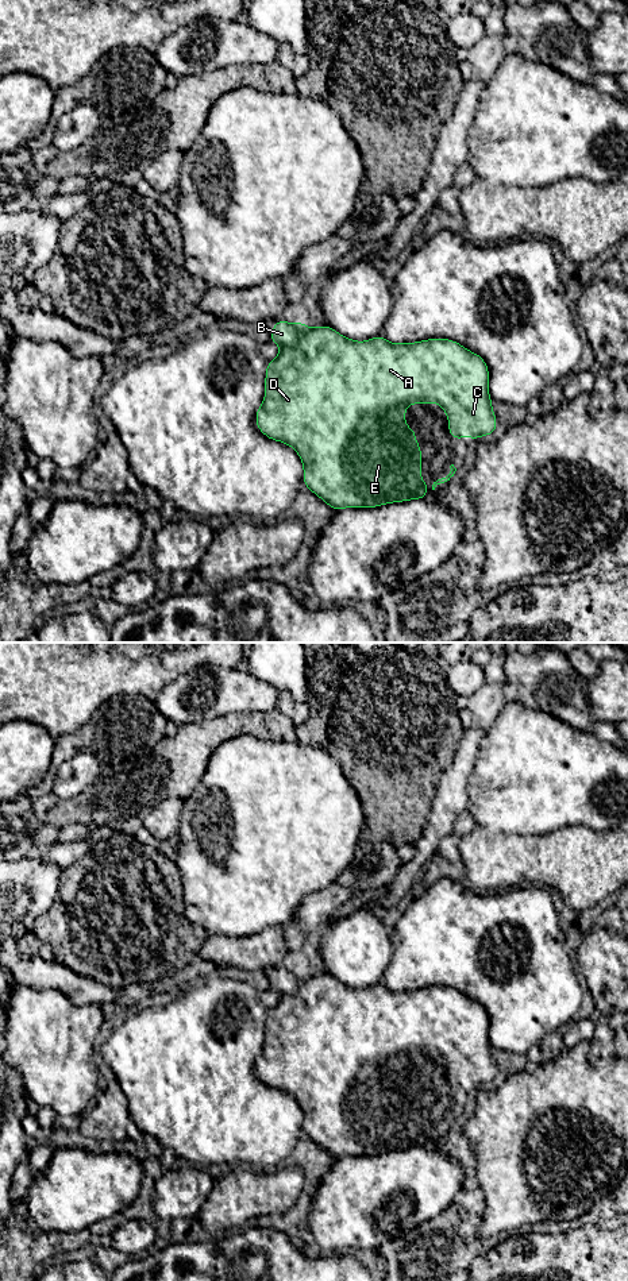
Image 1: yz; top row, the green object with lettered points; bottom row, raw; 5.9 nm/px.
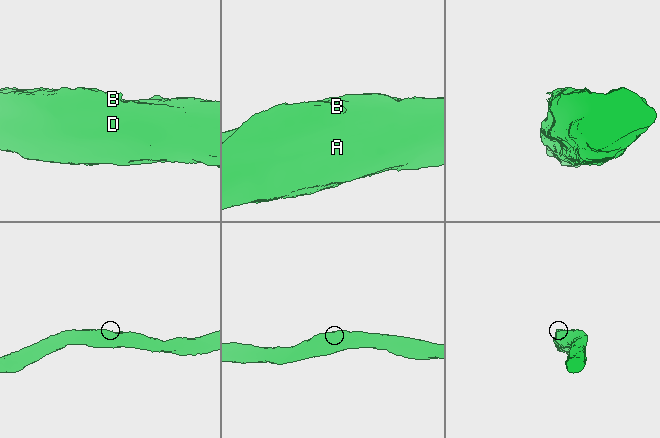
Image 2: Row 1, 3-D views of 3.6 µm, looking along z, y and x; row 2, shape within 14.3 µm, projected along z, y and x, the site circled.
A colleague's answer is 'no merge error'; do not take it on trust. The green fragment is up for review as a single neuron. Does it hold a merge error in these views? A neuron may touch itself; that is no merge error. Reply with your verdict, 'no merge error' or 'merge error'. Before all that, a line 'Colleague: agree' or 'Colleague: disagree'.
Colleague: disagree
merge error

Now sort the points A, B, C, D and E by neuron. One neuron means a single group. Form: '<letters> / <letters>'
A C D E / B

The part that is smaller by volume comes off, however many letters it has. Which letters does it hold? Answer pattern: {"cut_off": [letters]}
{"cut_off": ["B"]}

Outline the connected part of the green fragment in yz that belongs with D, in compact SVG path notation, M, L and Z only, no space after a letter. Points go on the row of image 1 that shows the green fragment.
M300 324L298 343L293 347L282 346L274 360L266 363L265 397L255 413L255 427L270 440L281 441L292 447L300 456L304 467L303 482L315 495L323 499L331 509L344 508L380 508L385 503L425 499L428 483L421 481L421 445L416 443L416 431L407 427L405 410L412 404L439 404L448 418L448 435L454 440L461 437L479 439L497 431L497 417L492 409L493 400L489 396L489 367L483 358L465 348L455 340L434 337L413 343L390 343L382 335L365 342L348 339L324 324L309 328Z

